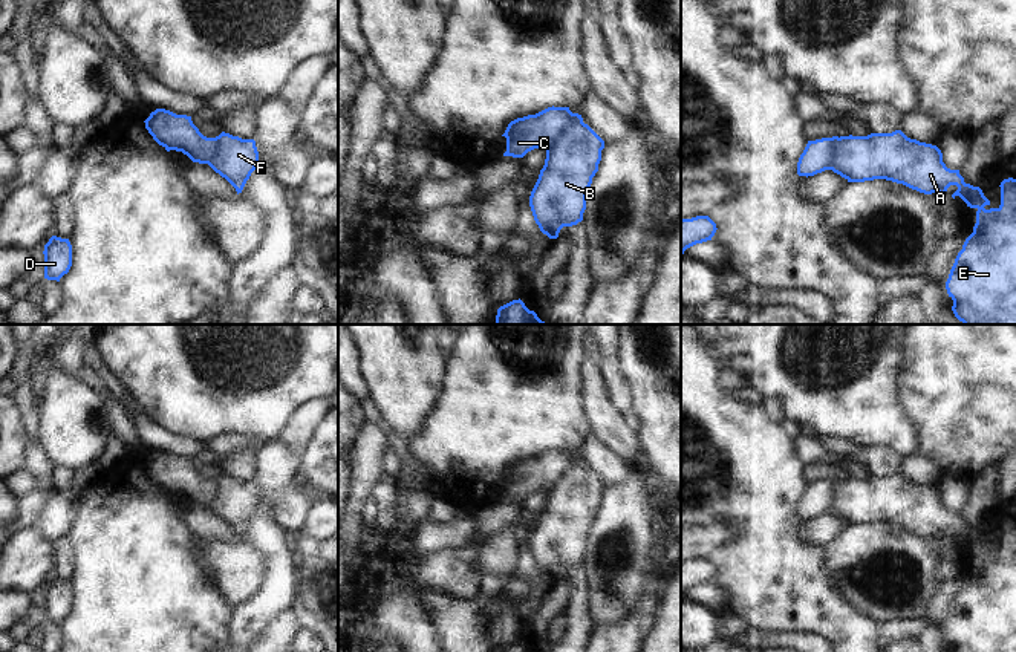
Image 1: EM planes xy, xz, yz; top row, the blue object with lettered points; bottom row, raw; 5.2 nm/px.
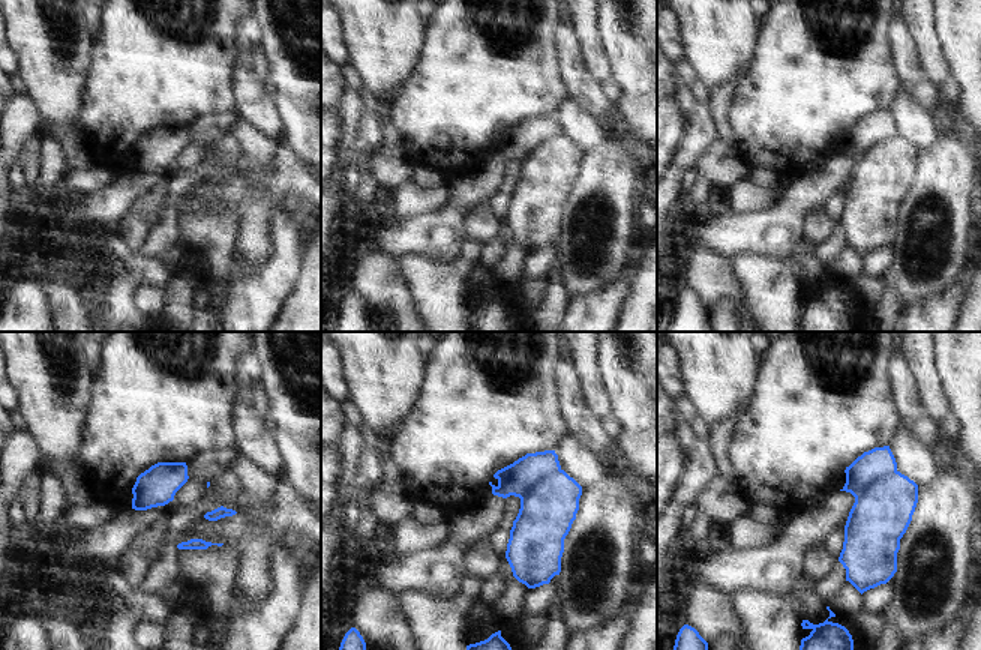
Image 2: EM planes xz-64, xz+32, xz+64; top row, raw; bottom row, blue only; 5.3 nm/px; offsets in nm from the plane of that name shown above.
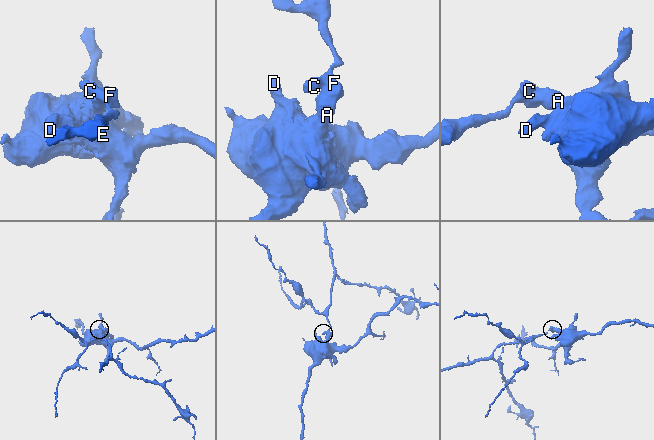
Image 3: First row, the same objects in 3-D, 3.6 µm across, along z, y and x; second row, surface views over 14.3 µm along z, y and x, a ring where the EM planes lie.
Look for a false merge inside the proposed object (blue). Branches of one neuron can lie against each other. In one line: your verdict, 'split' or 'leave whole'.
split

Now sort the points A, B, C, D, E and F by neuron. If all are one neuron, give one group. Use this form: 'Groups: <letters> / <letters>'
Groups: A B D E F / C

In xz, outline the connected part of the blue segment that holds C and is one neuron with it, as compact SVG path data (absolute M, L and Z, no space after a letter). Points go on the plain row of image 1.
M548 450L536 458L528 458L511 464L502 479L506 481L503 499L523 500L534 491L548 491L558 478L583 461L572 456L569 450Z

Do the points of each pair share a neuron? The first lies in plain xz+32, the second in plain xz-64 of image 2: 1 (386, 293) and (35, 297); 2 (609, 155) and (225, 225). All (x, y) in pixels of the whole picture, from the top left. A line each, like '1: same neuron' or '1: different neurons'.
1: different neurons
2: different neurons

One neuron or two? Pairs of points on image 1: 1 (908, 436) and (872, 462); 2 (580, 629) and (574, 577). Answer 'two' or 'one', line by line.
1: two
2: one

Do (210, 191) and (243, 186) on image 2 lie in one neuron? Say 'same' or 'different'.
same

